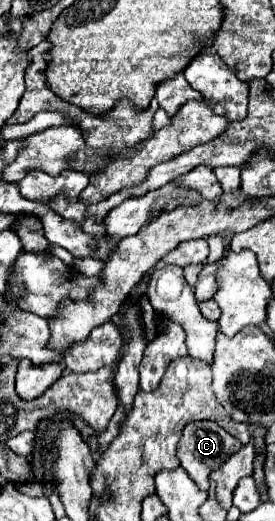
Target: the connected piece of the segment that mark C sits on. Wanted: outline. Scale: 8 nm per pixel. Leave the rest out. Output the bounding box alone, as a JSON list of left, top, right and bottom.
[178,421,242,489]

